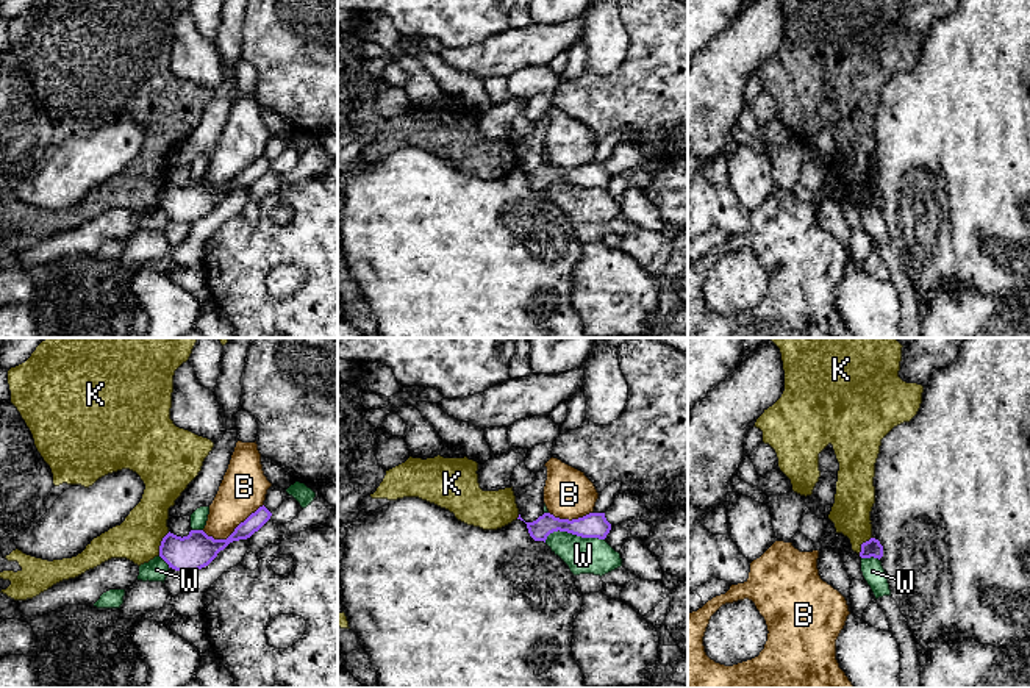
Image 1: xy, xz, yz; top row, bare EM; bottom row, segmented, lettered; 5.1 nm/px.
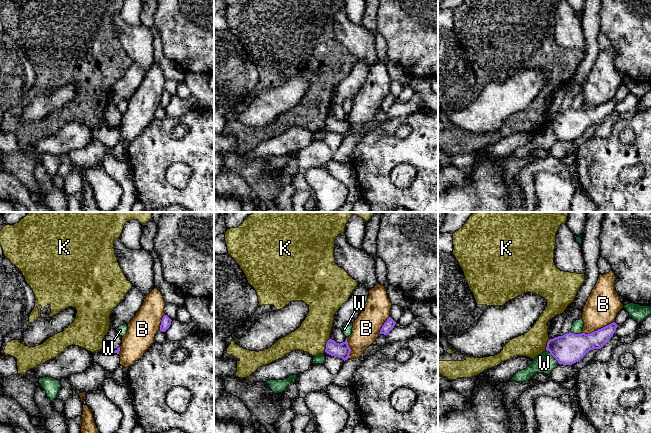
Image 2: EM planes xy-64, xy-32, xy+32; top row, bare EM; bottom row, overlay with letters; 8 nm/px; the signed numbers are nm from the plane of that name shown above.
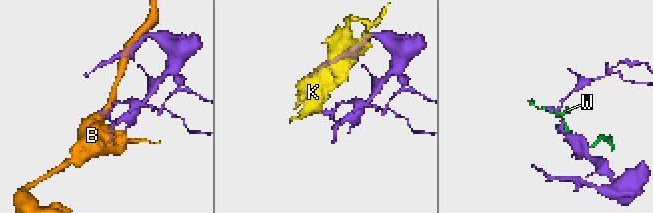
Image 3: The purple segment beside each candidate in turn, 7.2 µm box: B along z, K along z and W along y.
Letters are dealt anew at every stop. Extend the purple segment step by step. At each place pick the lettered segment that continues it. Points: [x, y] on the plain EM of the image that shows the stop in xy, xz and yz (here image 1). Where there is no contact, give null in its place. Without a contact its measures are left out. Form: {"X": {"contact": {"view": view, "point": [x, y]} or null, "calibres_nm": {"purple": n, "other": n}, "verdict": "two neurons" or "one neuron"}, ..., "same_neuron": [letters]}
{"B": {"contact": {"view": "xy", "point": [233, 182]}, "calibres_nm": {"purple": 190, "other": 240}, "verdict": "two neurons"}, "K": {"contact": {"view": "xy", "point": [161, 193]}, "calibres_nm": {"purple": 190, "other": 240}, "verdict": "two neurons"}, "W": {"contact": {"view": "xz", "point": [572, 183]}, "calibres_nm": {"purple": 130, "other": 190}, "verdict": "two neurons"}, "same_neuron": []}

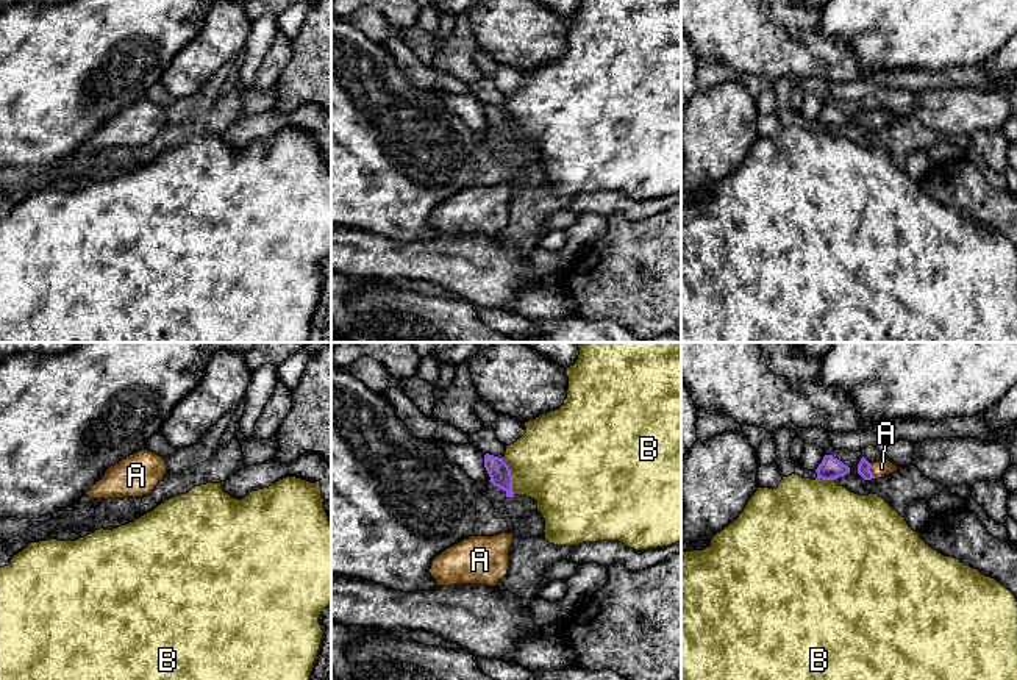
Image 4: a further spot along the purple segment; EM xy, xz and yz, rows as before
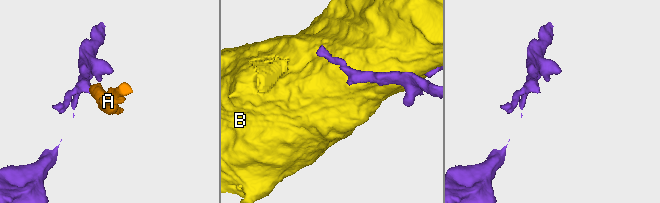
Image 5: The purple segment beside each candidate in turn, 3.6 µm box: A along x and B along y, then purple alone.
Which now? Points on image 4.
{"A": {"contact": {"view": "yz", "point": [870, 121]}, "calibres_nm": {"purple": 70, "other": 90}, "verdict": "one neuron"}, "B": {"contact": {"view": "xz", "point": [511, 127]}, "calibres_nm": {"purple": 110, "other": 440}, "verdict": "two neurons"}, "same_neuron": ["A"]}

